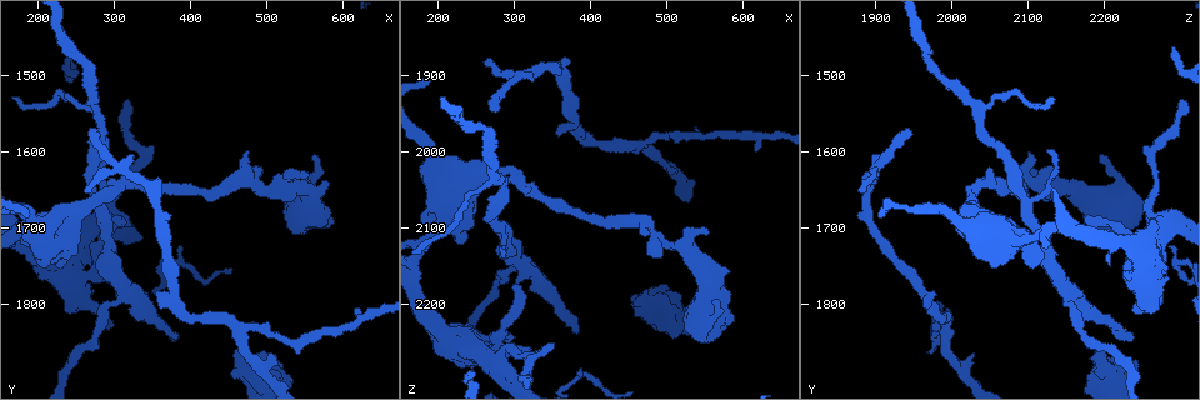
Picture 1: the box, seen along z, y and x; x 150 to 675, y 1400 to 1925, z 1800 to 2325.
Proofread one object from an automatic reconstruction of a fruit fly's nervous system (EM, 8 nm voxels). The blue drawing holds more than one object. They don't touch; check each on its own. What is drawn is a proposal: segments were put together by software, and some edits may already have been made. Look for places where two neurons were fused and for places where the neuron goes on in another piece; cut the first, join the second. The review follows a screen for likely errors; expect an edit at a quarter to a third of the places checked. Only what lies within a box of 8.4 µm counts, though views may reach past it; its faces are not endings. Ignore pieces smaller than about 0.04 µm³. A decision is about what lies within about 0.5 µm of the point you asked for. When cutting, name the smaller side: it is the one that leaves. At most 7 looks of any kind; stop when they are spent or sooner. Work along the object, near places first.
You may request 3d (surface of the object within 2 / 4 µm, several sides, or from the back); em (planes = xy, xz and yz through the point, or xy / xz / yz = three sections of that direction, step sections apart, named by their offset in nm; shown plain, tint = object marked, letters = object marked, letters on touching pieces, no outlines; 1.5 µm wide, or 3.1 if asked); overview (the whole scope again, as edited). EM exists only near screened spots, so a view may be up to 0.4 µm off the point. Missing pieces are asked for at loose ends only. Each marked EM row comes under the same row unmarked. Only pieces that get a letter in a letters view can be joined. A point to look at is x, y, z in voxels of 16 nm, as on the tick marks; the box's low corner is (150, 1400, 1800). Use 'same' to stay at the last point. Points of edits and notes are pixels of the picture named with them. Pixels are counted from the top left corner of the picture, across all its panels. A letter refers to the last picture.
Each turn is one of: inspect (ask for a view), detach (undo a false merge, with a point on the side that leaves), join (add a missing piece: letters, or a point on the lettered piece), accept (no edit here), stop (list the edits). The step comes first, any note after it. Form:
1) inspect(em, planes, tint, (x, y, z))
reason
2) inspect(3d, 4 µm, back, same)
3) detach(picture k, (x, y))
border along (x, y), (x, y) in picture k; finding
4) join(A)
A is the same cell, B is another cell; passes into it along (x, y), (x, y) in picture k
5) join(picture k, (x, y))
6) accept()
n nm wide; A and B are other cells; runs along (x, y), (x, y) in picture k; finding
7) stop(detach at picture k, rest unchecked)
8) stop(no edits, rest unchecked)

inspect(em, planes, letters, (195, 1715, 2105))
small branch off a trunk

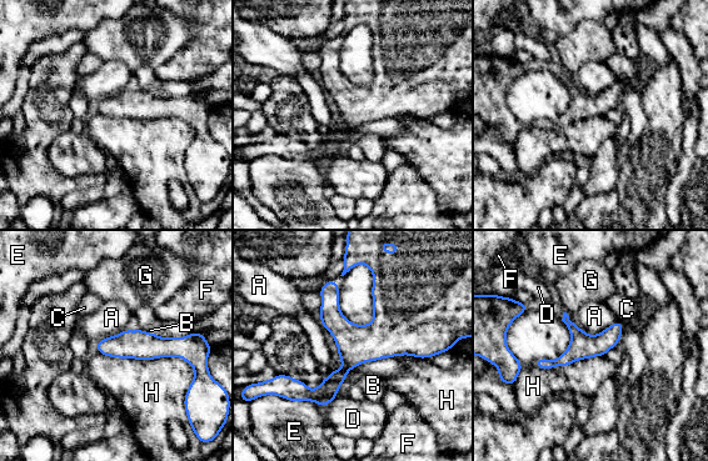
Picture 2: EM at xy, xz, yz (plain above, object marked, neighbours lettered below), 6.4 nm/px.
accept()
A, B, C, D, E, F, G and H are other cells; runs along (198, 344), (189, 346), (99, 345) in picture 2; one neuron here

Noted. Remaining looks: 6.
inspect(em, planes, letters, (265, 1575, 1945))
an open end

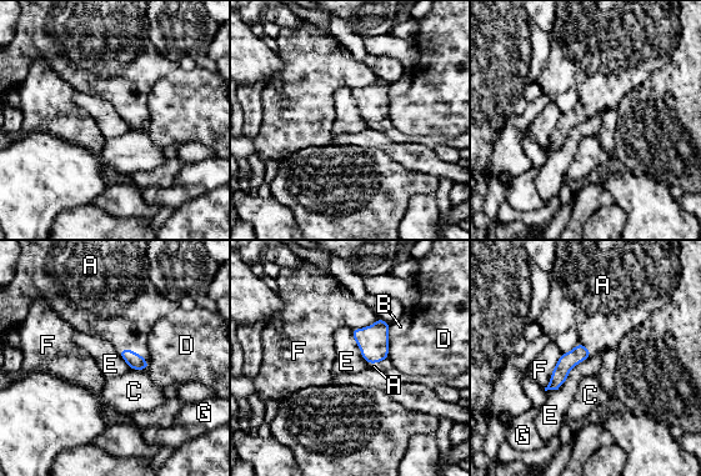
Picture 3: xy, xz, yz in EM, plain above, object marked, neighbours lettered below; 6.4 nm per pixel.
join(A)
E touches over 380 nm; A is the same cell, B, C, D, E, F and G are other cells; the neuron continues

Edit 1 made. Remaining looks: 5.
inspect(overview)
redraw

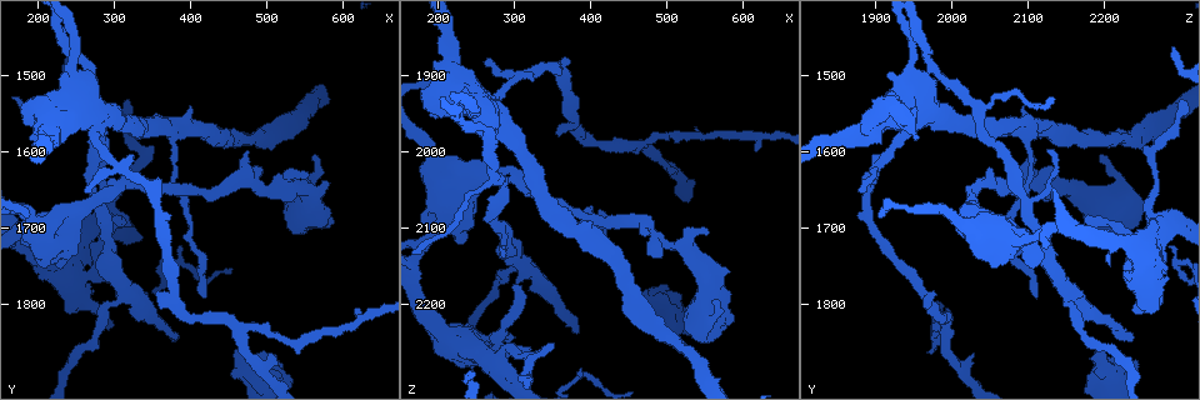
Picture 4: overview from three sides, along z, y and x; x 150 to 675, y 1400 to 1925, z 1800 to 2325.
inspect(em, planes, letters, (470, 1600, 2105))
an open end

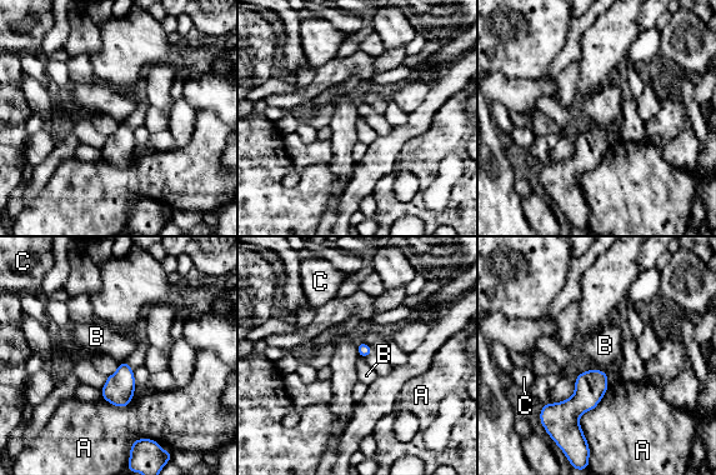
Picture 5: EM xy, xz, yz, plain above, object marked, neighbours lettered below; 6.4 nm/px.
accept()
A touches over 400 nm; A, B and C are other cells; none of them fits

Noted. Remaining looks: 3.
stop(join at picture 3, rest unchecked)

